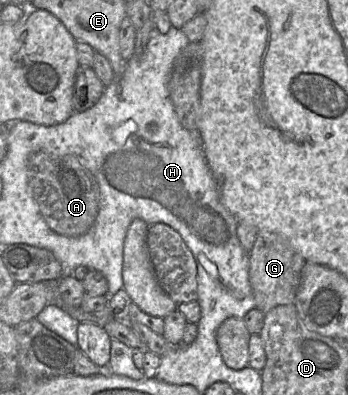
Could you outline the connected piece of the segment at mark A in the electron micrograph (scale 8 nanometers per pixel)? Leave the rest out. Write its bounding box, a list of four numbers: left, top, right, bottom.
[27,151,100,237]

